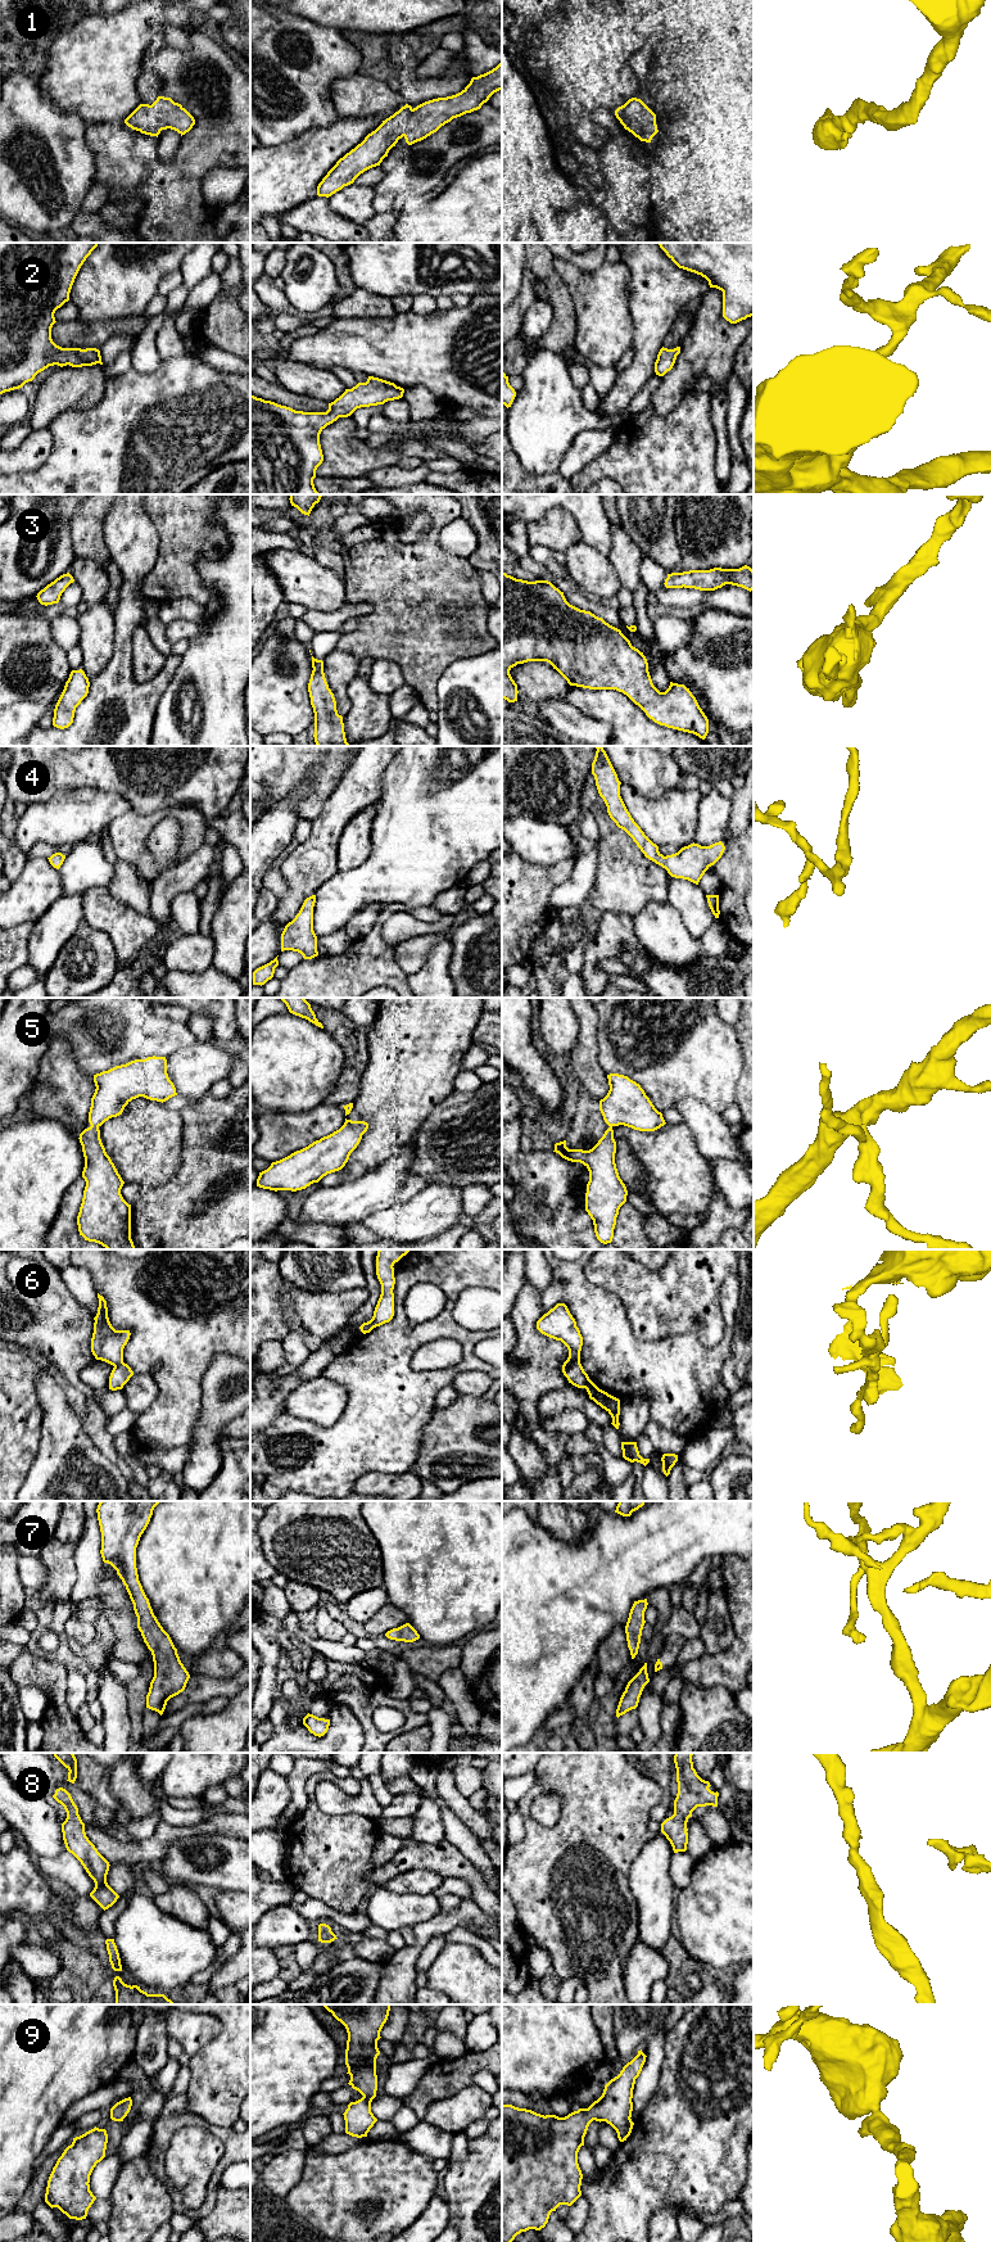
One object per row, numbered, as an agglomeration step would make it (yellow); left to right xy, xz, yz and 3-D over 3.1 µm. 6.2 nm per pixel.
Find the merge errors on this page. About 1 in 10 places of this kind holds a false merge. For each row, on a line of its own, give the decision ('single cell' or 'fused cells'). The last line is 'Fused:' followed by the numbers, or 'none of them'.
1: single cell
2: single cell
3: single cell
4: single cell
5: single cell
6: fused cells
7: single cell
8: single cell
9: single cell
Fused: 6

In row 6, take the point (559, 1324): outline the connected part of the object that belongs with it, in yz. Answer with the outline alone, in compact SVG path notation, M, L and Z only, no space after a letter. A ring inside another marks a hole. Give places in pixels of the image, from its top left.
M557 1303L537 1321L537 1329L556 1341L561 1341L569 1350L569 1355L580 1362L583 1337L576 1321L565 1303Z

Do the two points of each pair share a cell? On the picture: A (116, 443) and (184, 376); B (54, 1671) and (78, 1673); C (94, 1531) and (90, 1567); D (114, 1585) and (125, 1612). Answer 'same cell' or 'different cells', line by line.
A: same cell
B: different cells
C: same cell
D: same cell

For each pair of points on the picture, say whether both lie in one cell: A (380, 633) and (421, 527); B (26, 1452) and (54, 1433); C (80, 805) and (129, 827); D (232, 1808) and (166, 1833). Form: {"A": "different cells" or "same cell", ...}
{"A": "different cells", "B": "different cells", "C": "different cells", "D": "different cells"}

